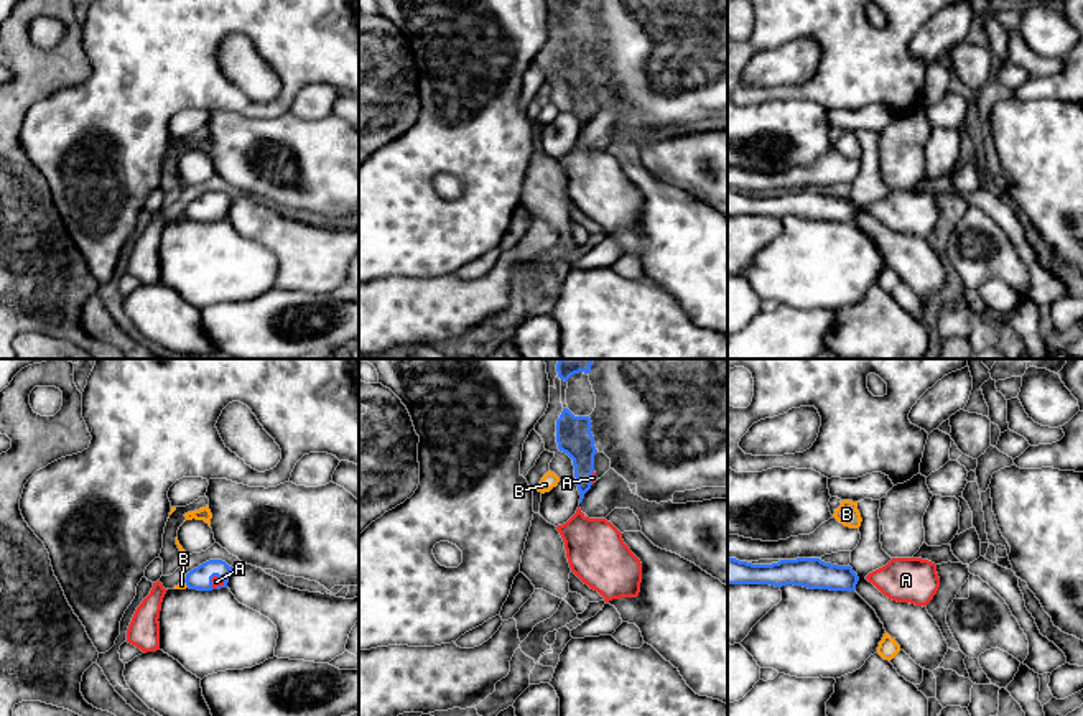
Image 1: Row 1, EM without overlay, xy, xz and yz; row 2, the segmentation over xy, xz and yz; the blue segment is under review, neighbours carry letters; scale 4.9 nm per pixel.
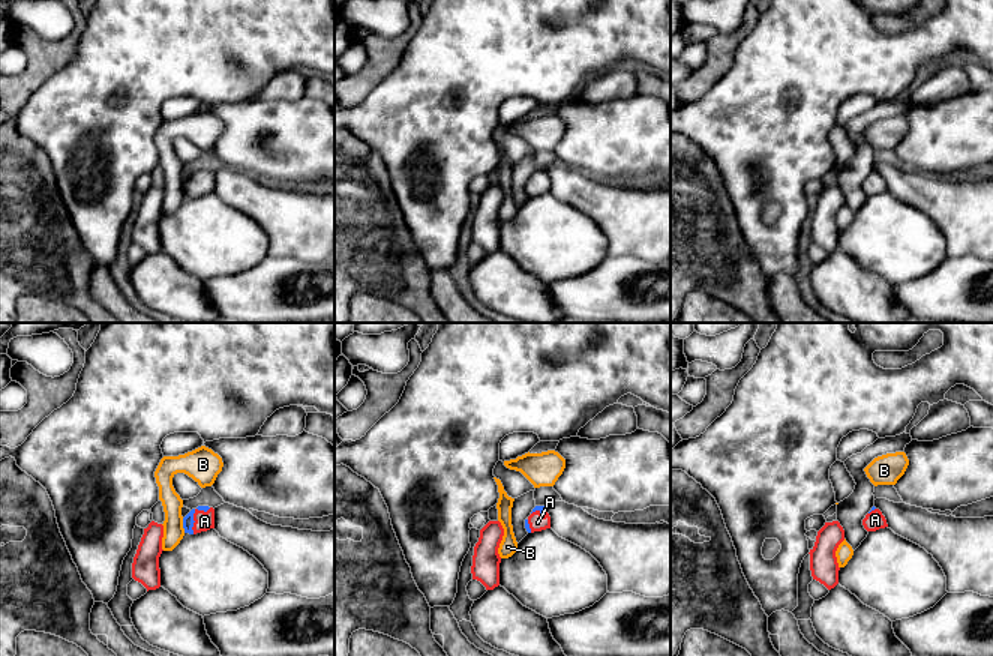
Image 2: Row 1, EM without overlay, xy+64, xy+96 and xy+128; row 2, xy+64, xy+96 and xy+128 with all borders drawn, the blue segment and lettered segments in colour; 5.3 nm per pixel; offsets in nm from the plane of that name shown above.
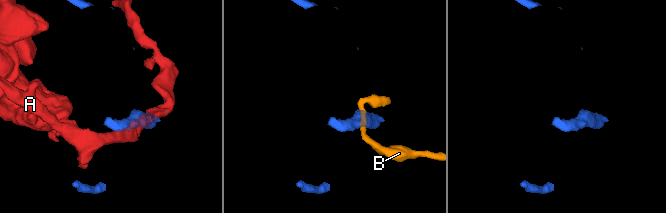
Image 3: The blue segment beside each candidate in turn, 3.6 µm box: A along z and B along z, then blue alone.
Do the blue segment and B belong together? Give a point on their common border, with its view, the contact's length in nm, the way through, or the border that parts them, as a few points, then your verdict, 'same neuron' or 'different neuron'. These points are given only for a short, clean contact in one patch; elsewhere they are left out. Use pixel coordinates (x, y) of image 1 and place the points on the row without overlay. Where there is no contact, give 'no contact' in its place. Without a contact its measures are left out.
xy (186, 216) | 40 nm | along xy (183, 213), (188, 218) | different neuron

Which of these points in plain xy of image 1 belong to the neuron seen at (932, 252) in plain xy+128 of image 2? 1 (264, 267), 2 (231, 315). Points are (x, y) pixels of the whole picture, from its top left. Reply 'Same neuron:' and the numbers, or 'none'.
Same neuron: 1

